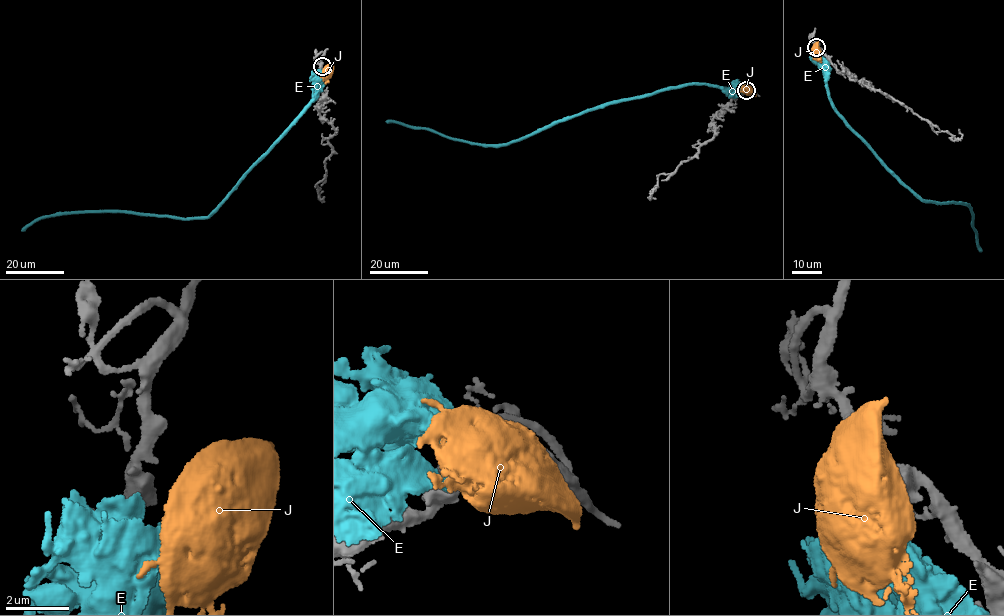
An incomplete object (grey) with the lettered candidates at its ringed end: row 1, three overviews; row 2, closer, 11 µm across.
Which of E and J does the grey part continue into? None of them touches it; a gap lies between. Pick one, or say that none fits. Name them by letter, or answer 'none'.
J

